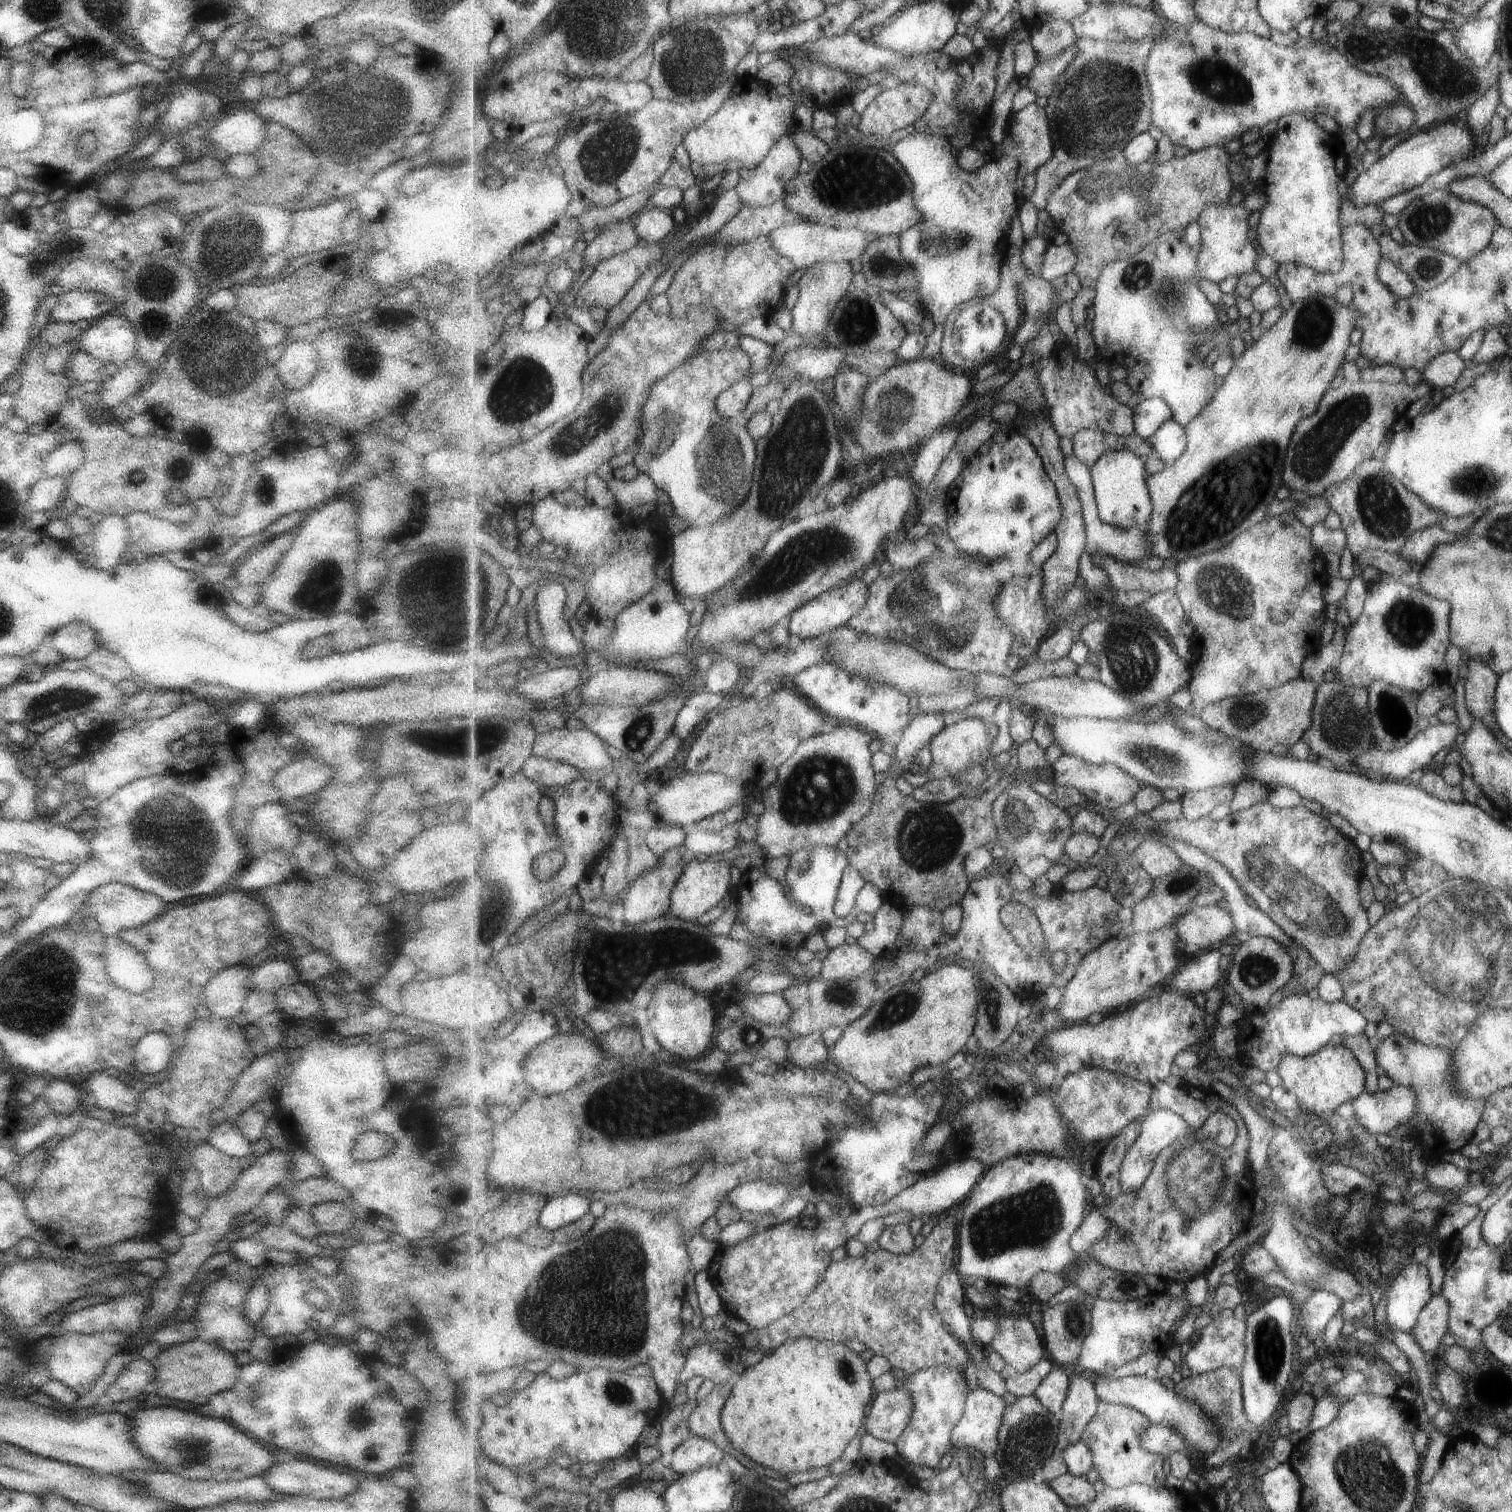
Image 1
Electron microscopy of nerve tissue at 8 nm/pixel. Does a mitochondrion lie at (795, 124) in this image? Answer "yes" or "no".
no

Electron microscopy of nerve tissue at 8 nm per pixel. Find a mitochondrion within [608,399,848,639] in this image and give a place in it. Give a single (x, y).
(720, 463)

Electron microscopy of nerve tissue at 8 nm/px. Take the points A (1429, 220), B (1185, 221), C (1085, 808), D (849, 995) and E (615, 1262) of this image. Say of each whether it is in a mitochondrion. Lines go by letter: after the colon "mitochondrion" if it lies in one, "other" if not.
A: mitochondrion
B: other
C: other
D: mitochondrion
E: mitochondrion

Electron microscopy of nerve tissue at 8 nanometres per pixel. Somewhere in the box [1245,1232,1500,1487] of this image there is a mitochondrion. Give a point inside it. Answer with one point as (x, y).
(1269, 1342)

